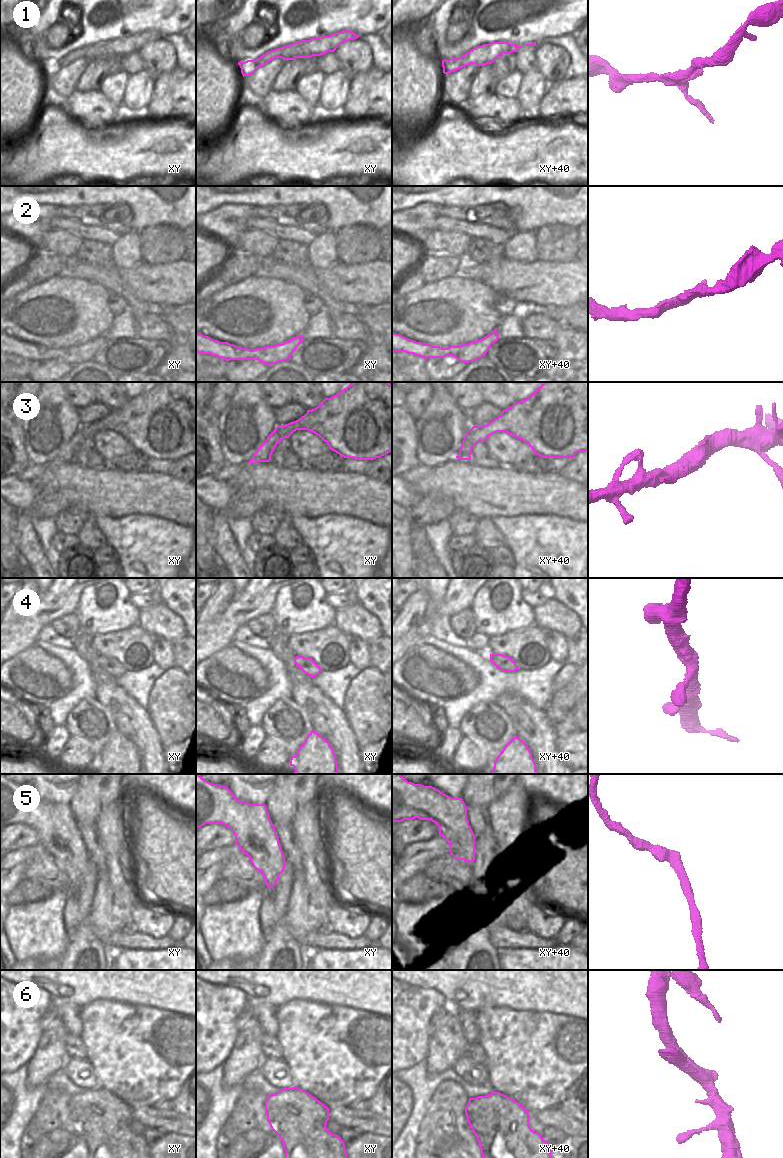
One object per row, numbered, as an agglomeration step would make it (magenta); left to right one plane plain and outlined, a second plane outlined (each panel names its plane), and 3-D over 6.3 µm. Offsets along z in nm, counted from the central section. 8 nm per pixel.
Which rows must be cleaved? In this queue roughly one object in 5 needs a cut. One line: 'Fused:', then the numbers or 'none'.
Fused: none

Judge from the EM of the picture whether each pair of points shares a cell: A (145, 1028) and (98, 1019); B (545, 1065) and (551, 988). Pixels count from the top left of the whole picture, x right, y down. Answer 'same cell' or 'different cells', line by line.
A: same cell
B: different cells

